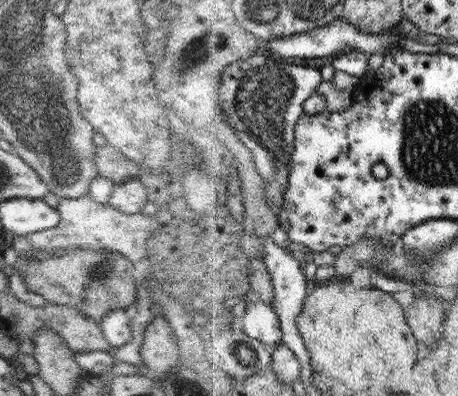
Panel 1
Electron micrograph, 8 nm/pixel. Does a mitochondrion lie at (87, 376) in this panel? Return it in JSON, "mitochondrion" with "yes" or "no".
{"mitochondrion":"no"}

